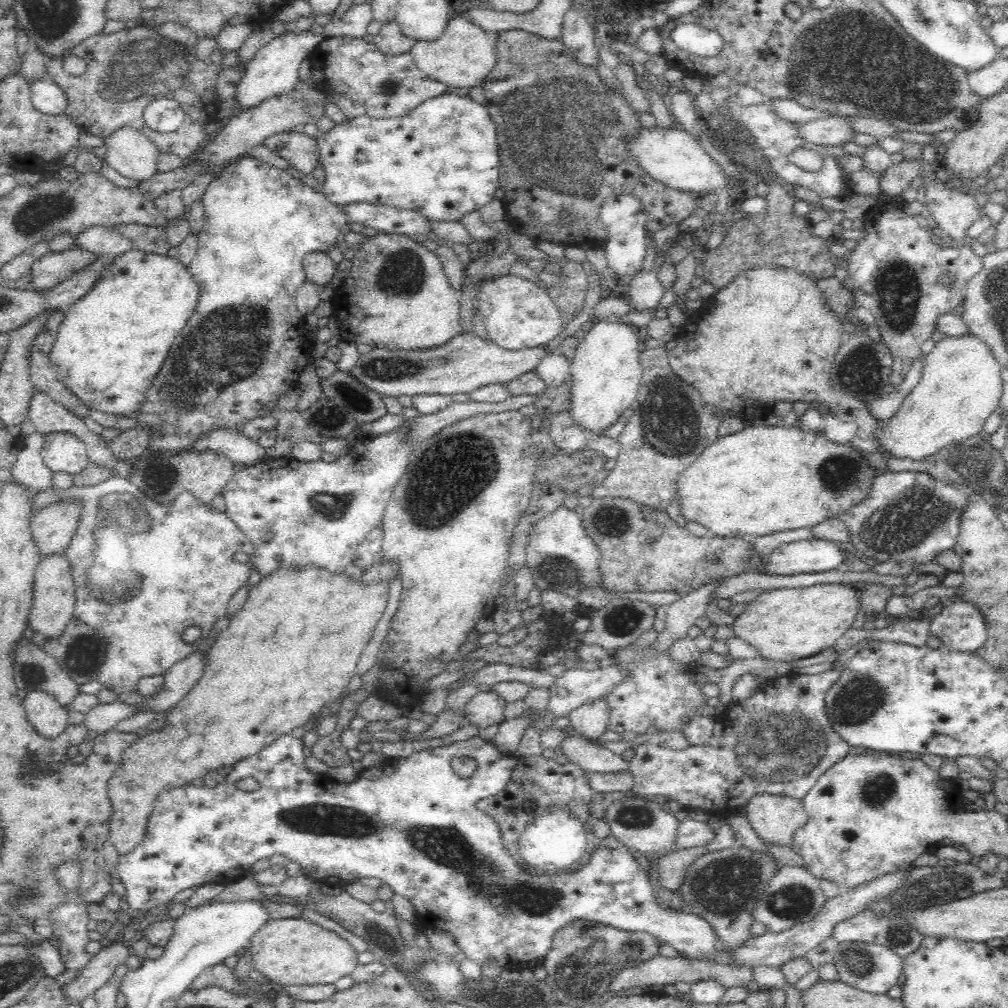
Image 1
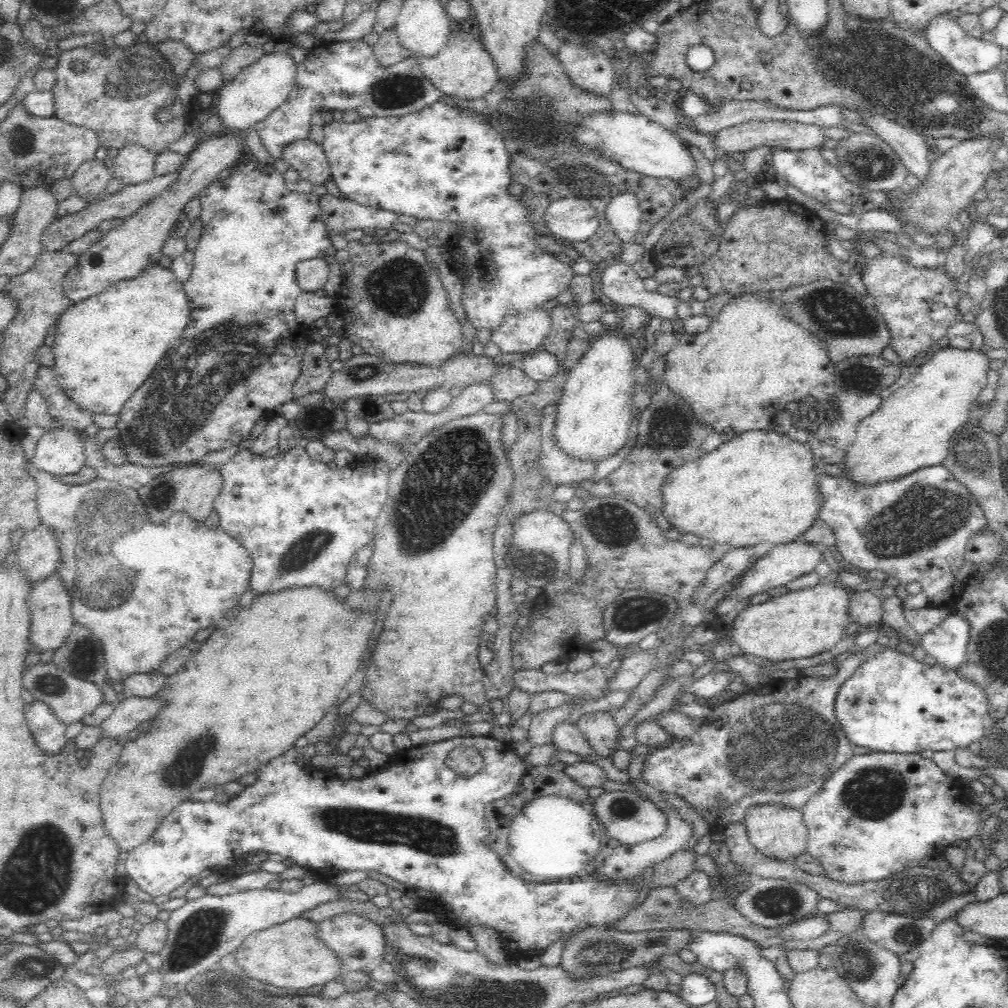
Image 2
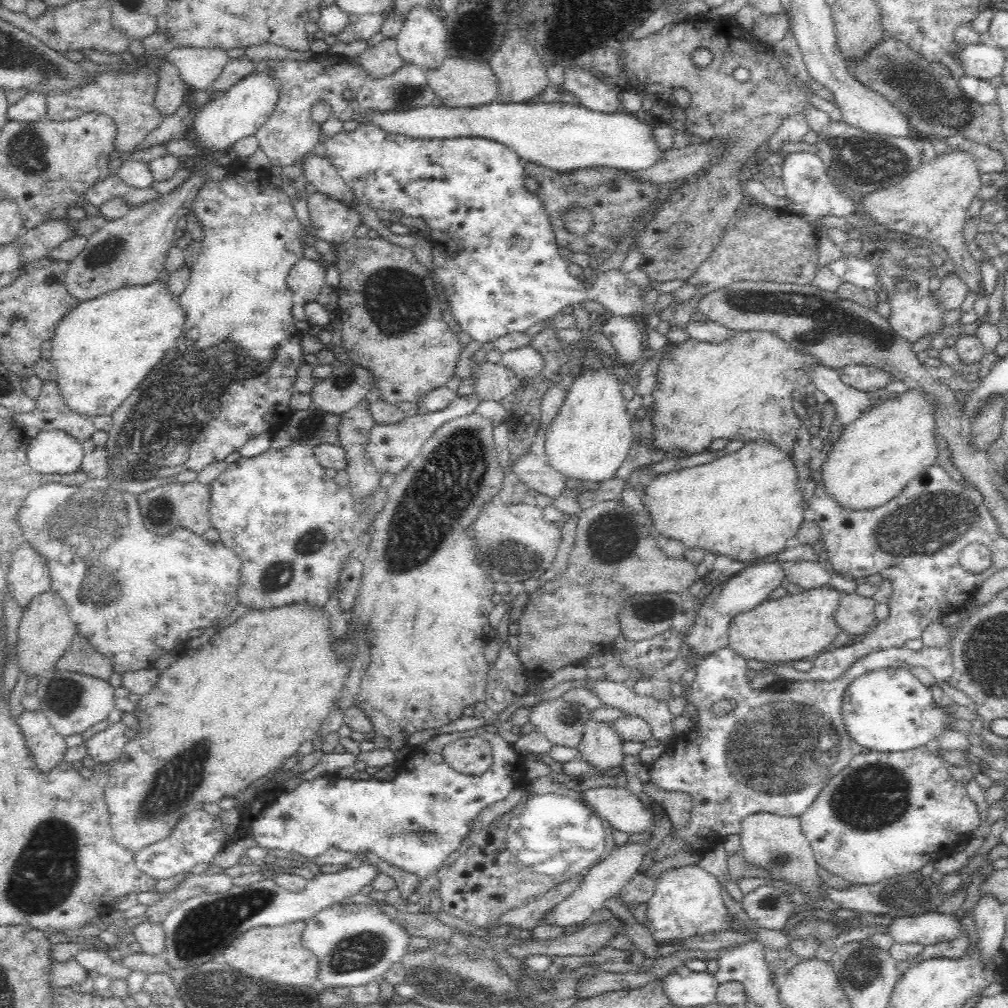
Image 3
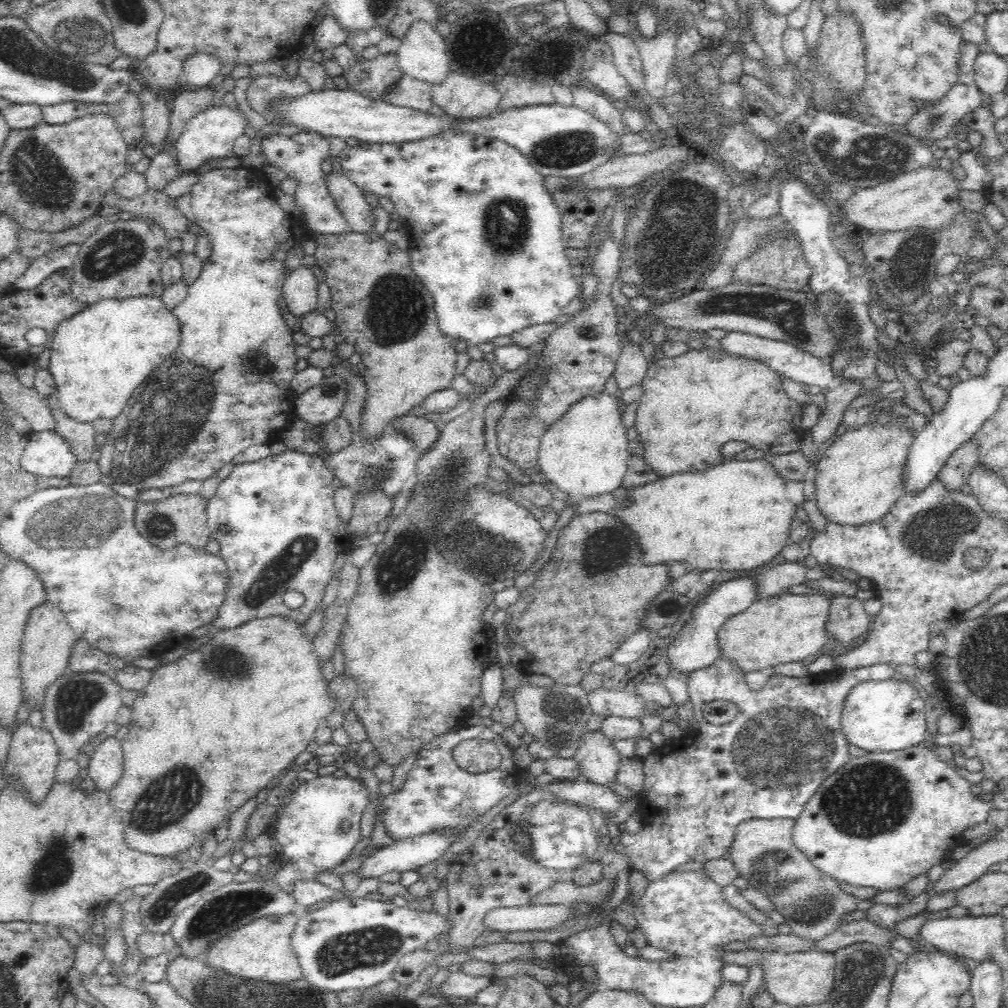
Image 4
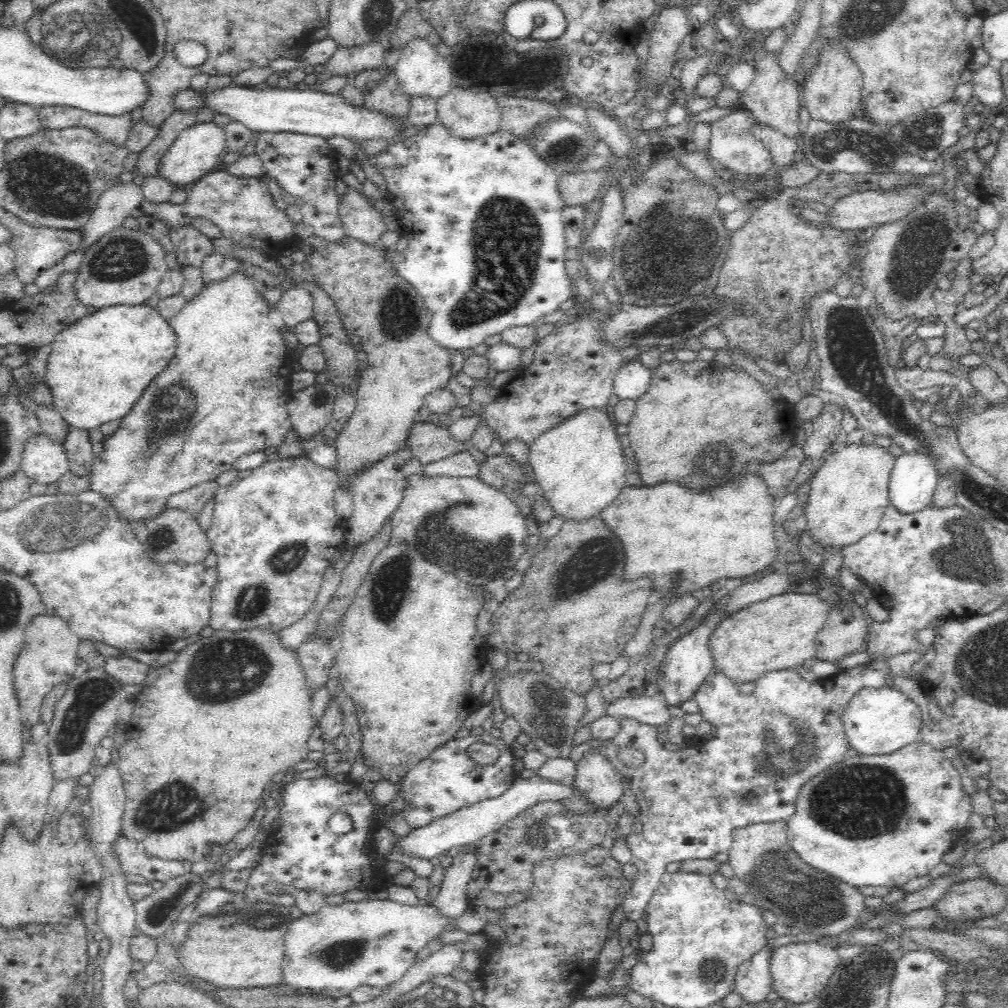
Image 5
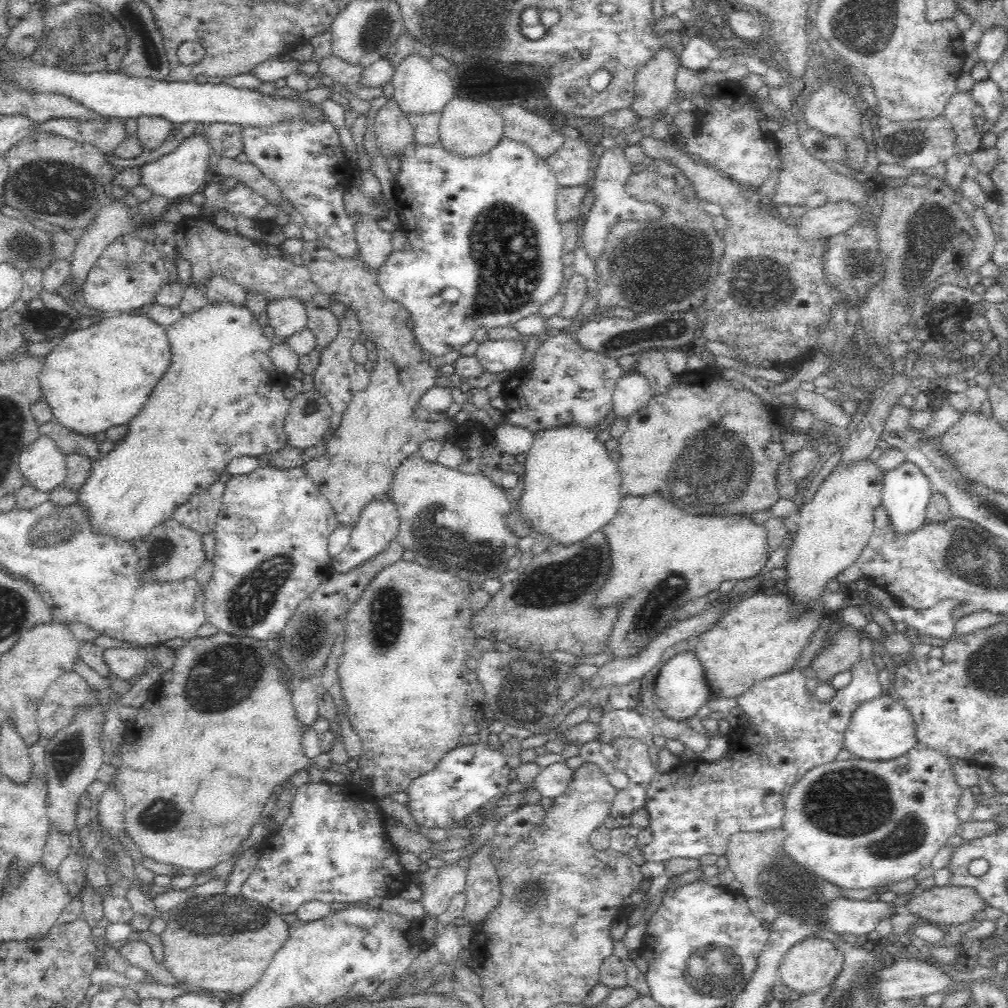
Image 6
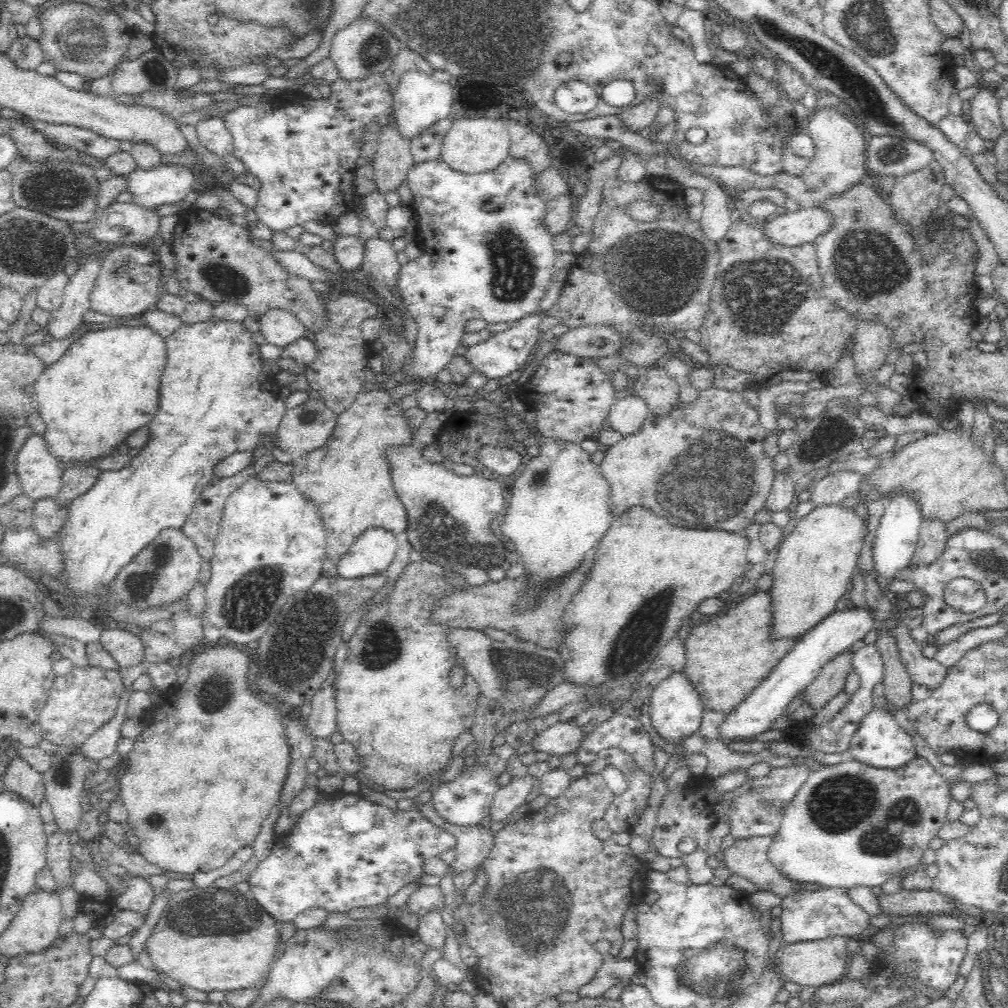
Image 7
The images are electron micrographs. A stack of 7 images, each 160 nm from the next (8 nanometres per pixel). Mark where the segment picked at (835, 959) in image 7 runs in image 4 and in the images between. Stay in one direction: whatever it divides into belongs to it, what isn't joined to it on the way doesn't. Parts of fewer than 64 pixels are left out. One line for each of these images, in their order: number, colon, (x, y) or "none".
4: (795, 978)
5: (800, 970)
6: (814, 963)

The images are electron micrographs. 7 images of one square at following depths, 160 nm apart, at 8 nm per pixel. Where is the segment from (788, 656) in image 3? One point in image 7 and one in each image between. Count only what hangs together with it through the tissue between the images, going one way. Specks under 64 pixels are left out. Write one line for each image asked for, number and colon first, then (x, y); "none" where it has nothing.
4: (787, 628)
5: (778, 633)
6: (757, 639)
7: (726, 658)

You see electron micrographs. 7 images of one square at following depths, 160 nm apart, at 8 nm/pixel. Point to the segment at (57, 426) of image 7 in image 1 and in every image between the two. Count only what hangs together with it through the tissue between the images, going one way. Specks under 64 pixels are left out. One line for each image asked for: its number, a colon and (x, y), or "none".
1: (109, 368)
2: (106, 346)
3: (104, 348)
4: (95, 369)
5: (97, 369)
6: (101, 376)

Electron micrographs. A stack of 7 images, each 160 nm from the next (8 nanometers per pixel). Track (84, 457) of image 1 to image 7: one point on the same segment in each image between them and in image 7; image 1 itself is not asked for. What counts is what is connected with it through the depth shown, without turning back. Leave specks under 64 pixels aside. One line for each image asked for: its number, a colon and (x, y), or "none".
2: (60, 452)
3: (51, 451)
4: (46, 453)
5: (44, 461)
6: (42, 463)
7: (39, 474)

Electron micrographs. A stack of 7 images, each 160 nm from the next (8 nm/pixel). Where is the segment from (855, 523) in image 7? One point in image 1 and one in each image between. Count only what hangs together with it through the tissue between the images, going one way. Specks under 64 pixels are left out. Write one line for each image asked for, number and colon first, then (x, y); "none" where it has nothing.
1: (961, 385)
2: (911, 430)
3: (877, 454)
4: (857, 478)
5: (848, 494)
6: (829, 534)

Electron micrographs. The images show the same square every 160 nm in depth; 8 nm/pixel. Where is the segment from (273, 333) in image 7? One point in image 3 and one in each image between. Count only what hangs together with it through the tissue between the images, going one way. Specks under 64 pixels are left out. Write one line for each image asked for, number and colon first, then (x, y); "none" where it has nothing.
3: (305, 279)
4: (299, 291)
5: (296, 305)
6: (287, 316)

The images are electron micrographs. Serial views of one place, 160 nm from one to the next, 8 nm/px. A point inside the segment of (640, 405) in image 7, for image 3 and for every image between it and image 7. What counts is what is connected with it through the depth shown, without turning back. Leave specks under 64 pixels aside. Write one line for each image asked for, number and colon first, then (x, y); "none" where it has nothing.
3: (625, 334)
4: (630, 370)
5: (632, 380)
6: (632, 391)

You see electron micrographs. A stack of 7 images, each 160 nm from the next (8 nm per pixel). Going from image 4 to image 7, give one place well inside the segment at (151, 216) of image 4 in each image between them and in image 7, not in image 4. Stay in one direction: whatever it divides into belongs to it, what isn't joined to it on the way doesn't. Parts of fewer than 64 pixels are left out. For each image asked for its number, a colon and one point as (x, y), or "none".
5: (192, 247)
6: (211, 251)
7: (218, 260)

